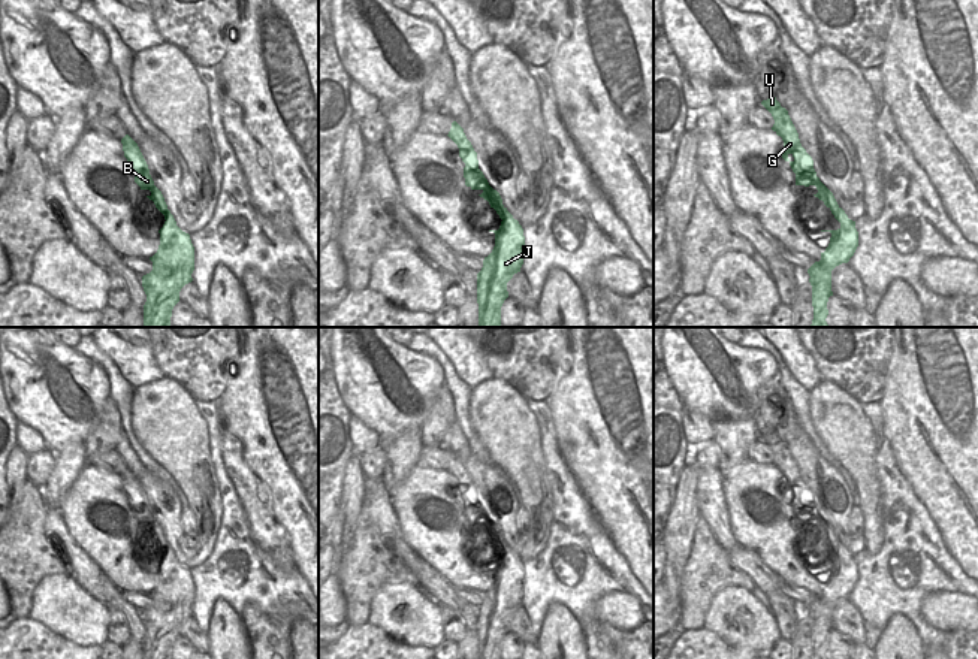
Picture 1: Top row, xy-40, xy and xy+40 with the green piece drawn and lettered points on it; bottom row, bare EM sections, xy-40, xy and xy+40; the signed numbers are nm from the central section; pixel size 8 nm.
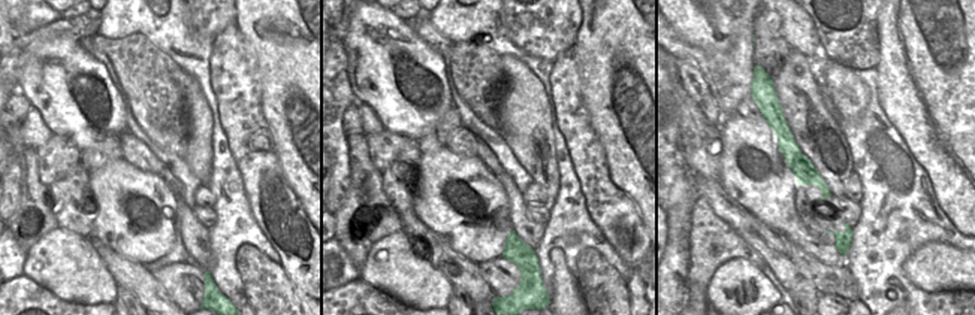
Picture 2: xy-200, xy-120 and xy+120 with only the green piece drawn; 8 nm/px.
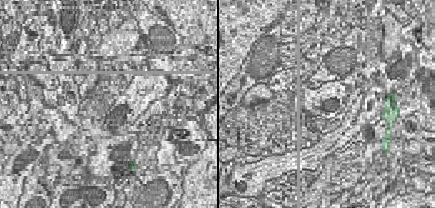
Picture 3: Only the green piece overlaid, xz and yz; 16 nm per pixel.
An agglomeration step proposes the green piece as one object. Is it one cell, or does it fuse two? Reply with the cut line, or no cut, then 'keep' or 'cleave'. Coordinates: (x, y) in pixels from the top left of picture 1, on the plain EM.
no cut; keep

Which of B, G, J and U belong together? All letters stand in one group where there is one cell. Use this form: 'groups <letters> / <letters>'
groups B G J U

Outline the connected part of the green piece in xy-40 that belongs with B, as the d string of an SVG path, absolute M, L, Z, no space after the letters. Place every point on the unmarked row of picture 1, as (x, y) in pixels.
M129 469L121 474L121 478L124 492L135 510L135 517L141 525L151 526L147 532L154 536L166 554L159 565L159 584L150 592L153 605L142 611L142 622L147 629L144 659L170 659L172 644L179 637L181 623L193 616L194 581L190 569L176 560L162 526L154 520L138 478Z

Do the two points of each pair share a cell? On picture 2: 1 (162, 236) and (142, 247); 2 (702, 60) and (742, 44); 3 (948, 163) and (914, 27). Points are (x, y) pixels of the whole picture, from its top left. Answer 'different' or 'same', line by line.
1: same
2: same
3: same

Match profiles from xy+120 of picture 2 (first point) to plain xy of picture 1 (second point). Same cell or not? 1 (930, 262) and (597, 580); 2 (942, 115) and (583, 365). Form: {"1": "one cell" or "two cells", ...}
{"1": "two cells", "2": "one cell"}

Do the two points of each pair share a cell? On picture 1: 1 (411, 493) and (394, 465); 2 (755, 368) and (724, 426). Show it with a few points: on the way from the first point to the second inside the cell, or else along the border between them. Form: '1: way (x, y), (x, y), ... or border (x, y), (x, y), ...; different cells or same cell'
1: border (416, 463), (392, 496); different cells
2: border (752, 417), (740, 420), (715, 419), (712, 422); different cells

